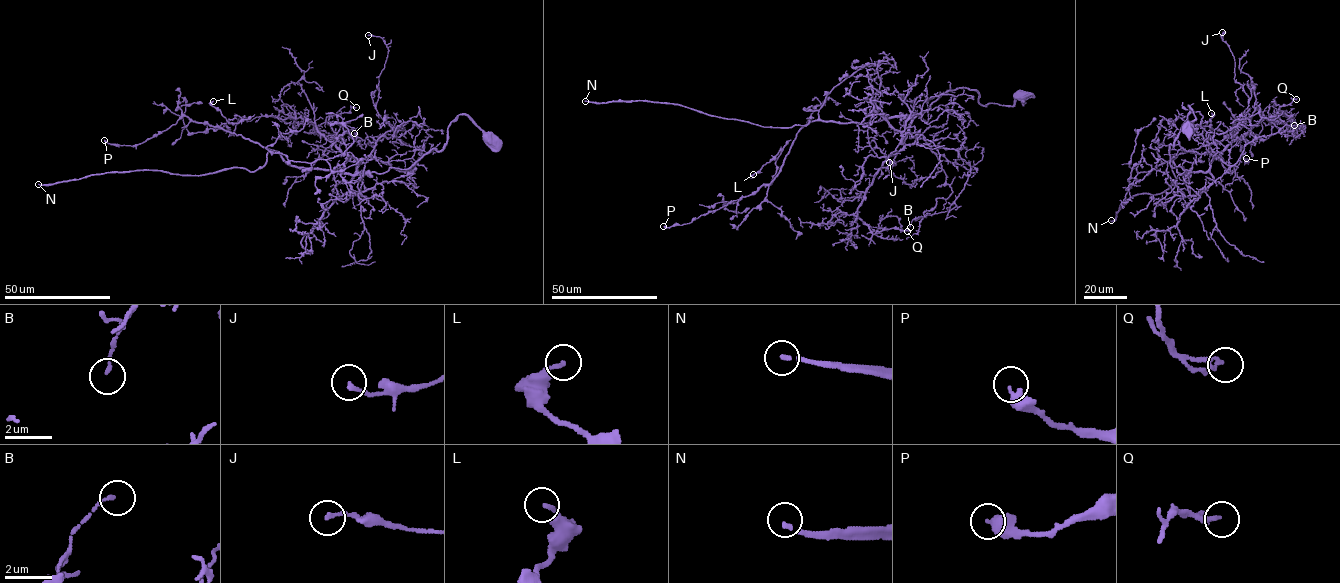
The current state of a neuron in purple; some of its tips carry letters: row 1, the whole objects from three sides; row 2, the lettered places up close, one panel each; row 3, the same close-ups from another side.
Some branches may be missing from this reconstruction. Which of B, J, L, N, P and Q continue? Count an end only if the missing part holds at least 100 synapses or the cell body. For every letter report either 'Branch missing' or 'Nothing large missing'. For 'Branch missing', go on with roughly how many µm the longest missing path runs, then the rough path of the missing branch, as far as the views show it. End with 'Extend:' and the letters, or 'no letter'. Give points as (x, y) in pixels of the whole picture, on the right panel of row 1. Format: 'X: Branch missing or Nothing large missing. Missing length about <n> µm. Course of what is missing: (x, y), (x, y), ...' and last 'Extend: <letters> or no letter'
B: Nothing large missing
J: Nothing large missing
L: Nothing large missing
N: Branch missing. Missing length about 190 µm. Course of what is missing: (1111, 220), (1104, 221), (1111, 235), (1115, 209), (1158, 192), (1166, 177), (1097, 187)
P: Nothing large missing
Q: Nothing large missing
Extend: N

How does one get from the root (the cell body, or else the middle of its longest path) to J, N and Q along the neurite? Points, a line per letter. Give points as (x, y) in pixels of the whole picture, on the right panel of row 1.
J: (1188, 128), (1196, 119), (1188, 106), (1169, 163), (1205, 172), (1215, 154), (1206, 134), (1249, 115), (1222, 32)
N: (1188, 128), (1188, 106), (1168, 152), (1189, 173), (1172, 161), (1175, 183), (1125, 200), (1111, 220)
Q: (1188, 128), (1196, 119), (1188, 106), (1169, 163), (1205, 172), (1265, 118), (1291, 121), (1279, 108), (1296, 99)

